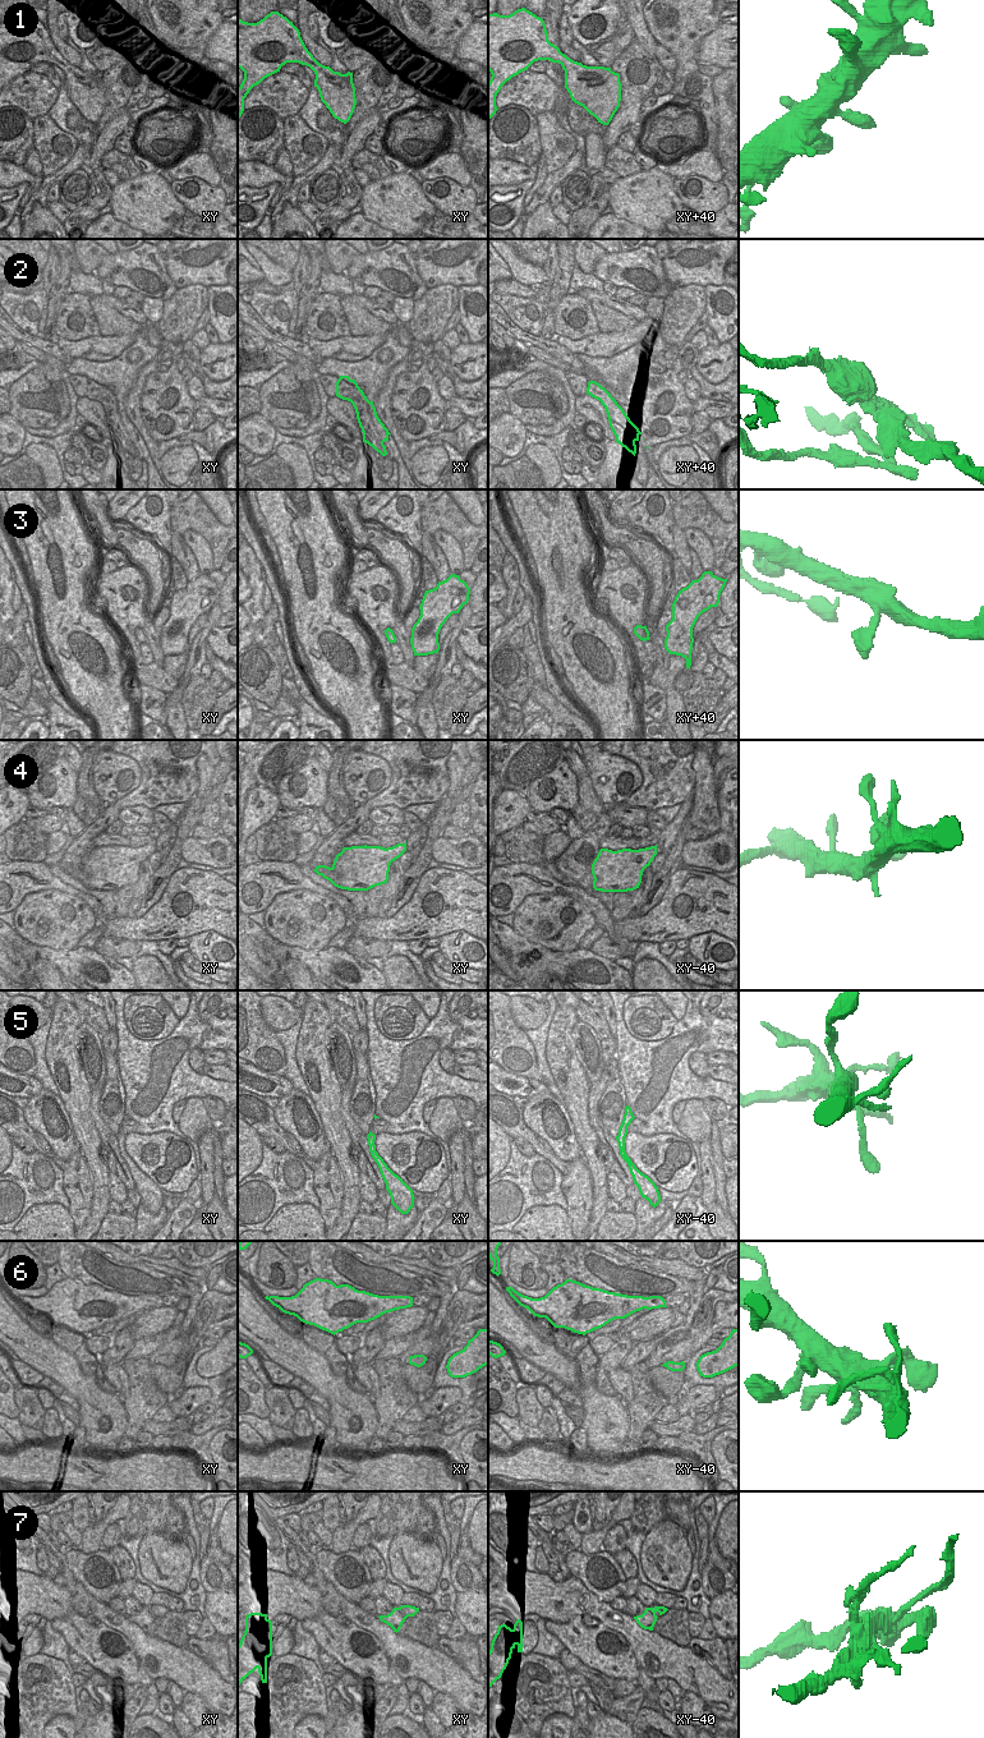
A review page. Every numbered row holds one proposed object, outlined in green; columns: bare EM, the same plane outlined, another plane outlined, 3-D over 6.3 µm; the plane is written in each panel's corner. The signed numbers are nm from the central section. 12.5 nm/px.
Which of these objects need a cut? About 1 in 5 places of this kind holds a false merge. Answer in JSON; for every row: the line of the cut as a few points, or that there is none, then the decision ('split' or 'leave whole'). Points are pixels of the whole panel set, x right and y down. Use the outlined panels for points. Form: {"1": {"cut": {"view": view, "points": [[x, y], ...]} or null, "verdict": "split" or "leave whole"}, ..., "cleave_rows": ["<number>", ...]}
{"1": {"cut": null, "verdict": "leave whole"}, "2": {"cut": {"view": "xy+40", "points": [[611, 426], [619, 426], [634, 442]]}, "verdict": "split"}, "3": {"cut": null, "verdict": "leave whole"}, "4": {"cut": null, "verdict": "leave whole"}, "5": {"cut": null, "verdict": "leave whole"}, "6": {"cut": null, "verdict": "leave whole"}, "7": {"cut": {"view": "xy", "points": [[399, 1608], [407, 1617]]}, "verdict": "split"}, "cleave_rows": ["2", "7"]}

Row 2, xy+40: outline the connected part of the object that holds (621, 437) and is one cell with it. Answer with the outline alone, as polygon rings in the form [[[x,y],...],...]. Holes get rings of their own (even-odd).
[[[612,426],[611,429],[612,429],[613,434],[616,436],[616,442],[620,443],[622,447],[625,447],[629,452],[631,452],[635,456],[636,445],[624,432],[624,429],[620,426]]]

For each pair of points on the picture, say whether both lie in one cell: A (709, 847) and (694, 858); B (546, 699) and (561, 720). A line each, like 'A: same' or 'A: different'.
A: same
B: same

